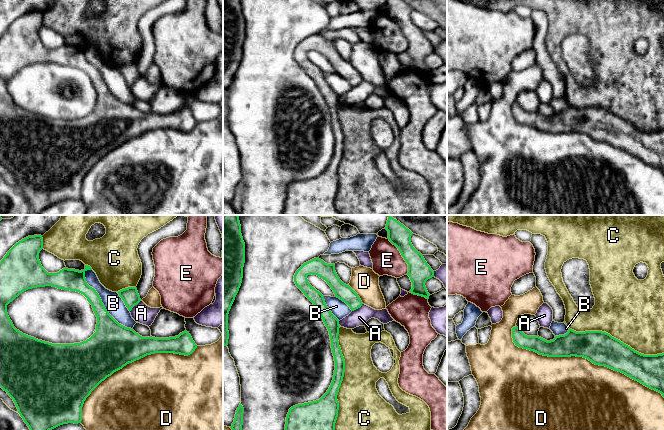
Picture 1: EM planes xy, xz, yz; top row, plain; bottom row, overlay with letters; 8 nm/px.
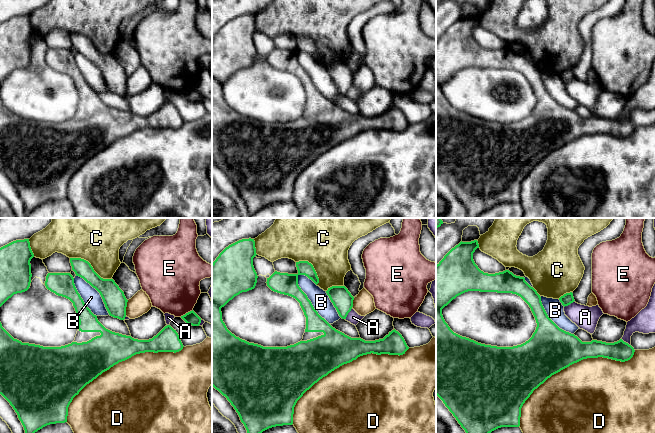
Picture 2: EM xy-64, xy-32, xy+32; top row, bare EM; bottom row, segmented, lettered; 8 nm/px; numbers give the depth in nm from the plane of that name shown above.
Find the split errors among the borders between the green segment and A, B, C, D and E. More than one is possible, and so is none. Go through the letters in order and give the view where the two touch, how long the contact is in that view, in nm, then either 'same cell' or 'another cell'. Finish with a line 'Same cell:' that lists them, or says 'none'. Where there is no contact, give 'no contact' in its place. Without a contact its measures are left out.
A: contact in xy; length 130 nm; another cell
B: contact in xy; length 600 nm; another cell
C: contact in xz; length 850 nm; another cell
D: contact in yz; length 1350 nm; another cell
E: contact in xz; length 340 nm; another cell
Same cell: none

